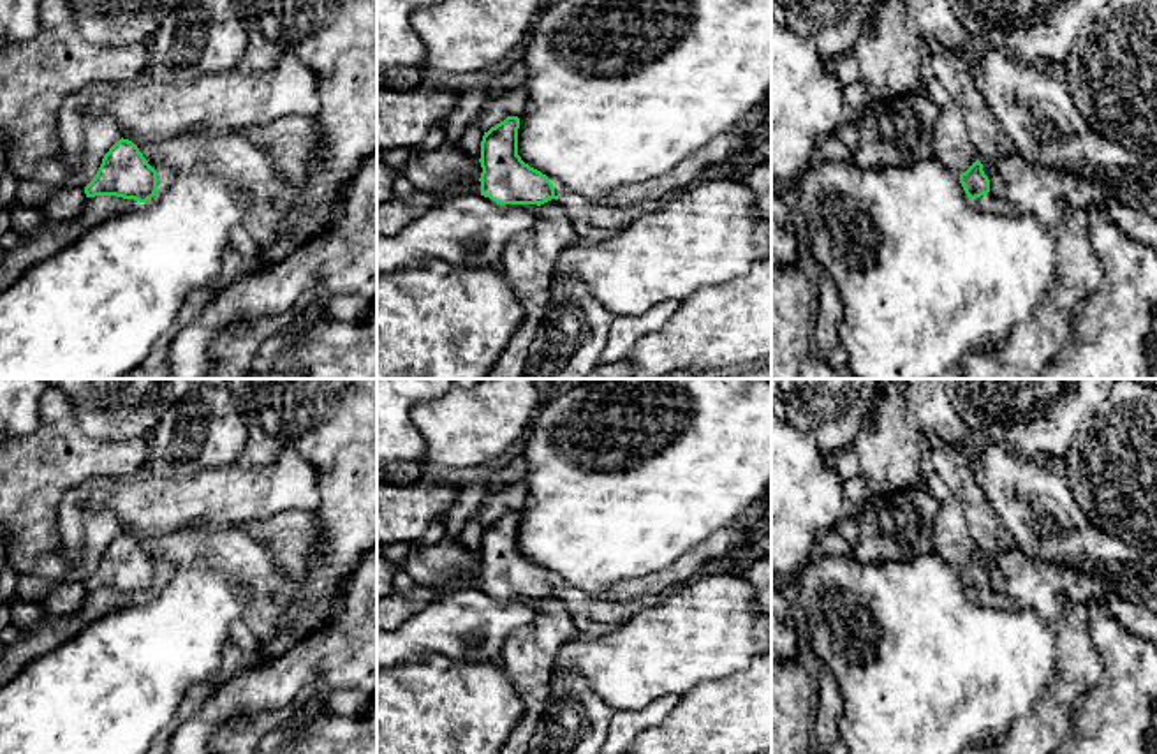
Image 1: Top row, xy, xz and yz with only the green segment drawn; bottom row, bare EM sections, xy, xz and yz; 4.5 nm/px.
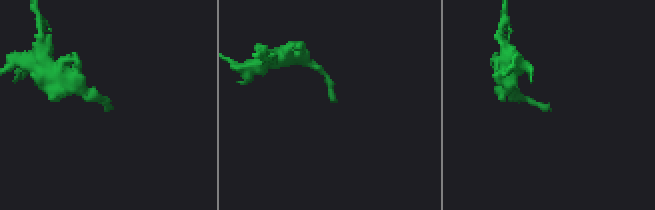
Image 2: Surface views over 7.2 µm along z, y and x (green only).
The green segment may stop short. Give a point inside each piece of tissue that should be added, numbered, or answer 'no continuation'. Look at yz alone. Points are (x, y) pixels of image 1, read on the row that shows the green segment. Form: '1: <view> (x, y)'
1: yz (1043, 192)

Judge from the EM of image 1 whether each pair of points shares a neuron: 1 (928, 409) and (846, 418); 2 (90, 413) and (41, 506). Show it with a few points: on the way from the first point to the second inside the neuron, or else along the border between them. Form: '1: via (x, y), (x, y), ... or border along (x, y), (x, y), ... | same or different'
1: border along (863, 420), (847, 444) | different
2: border along (66, 397), (85, 434), (120, 443) | different

